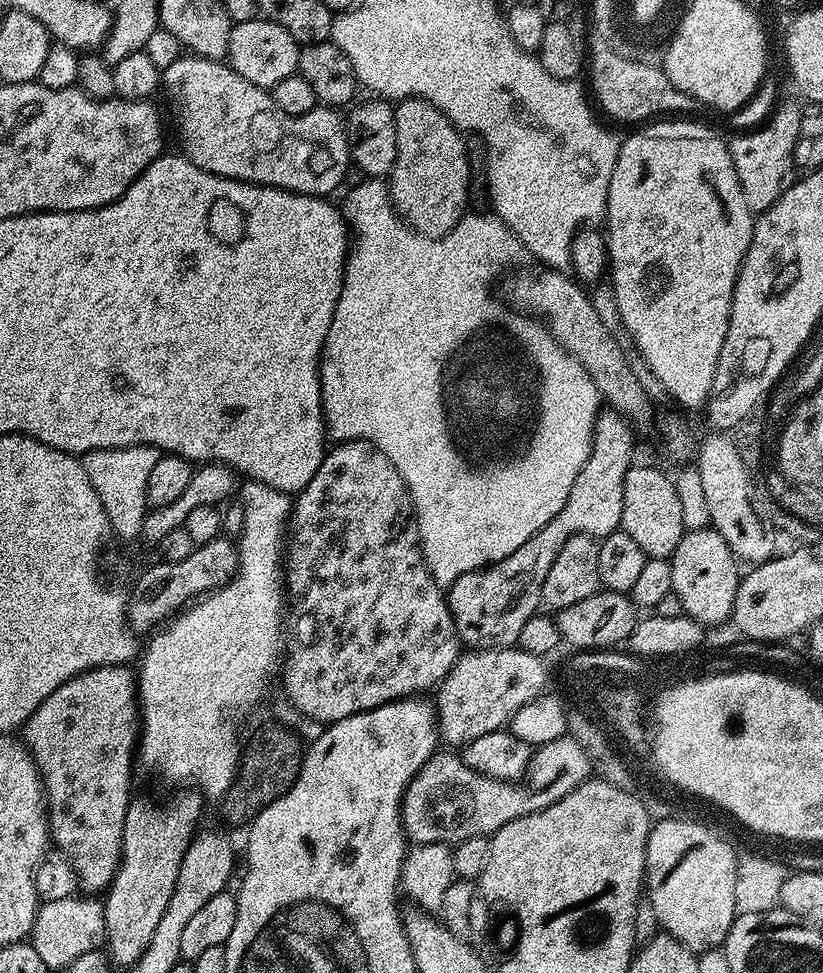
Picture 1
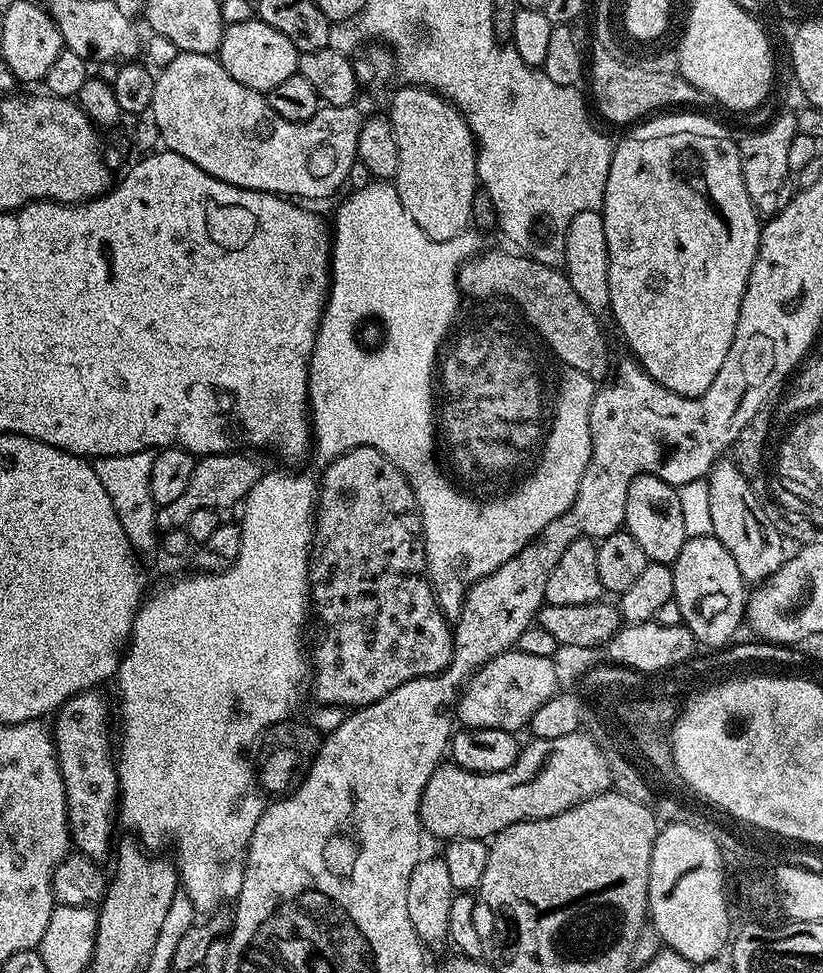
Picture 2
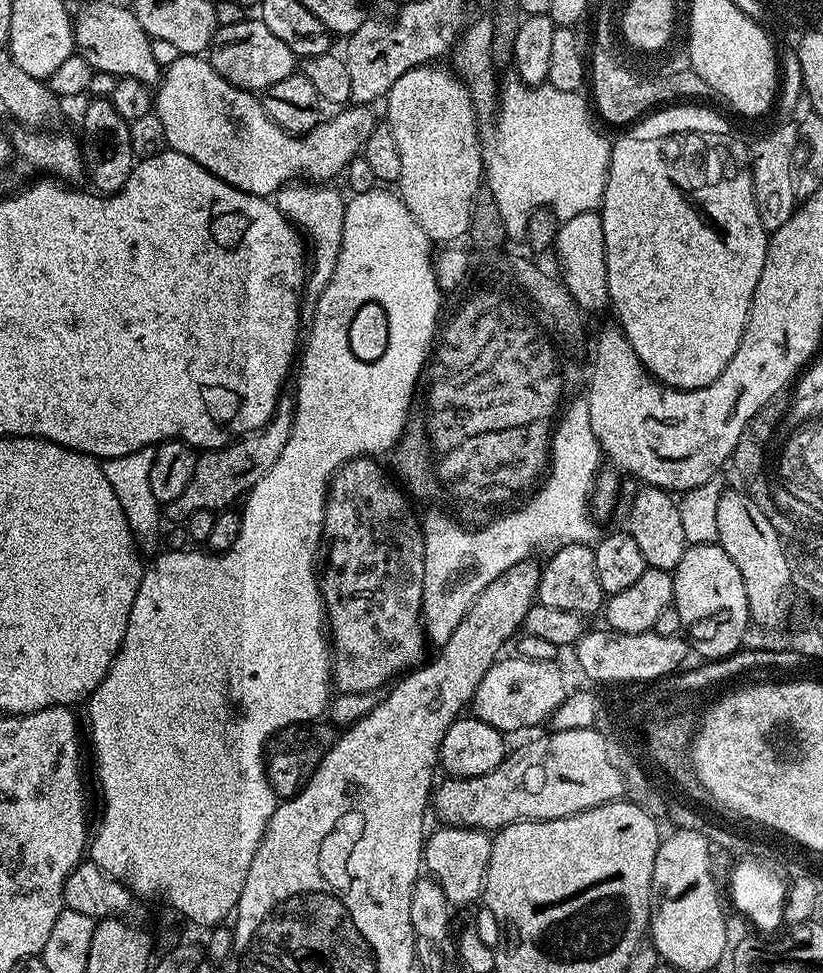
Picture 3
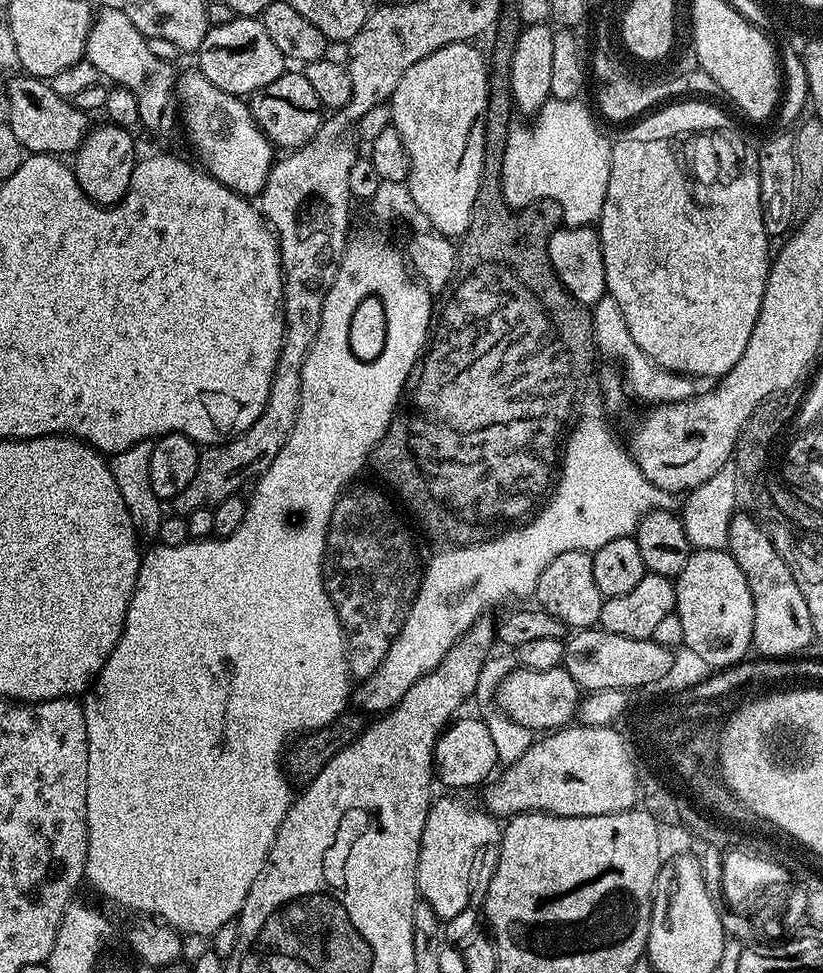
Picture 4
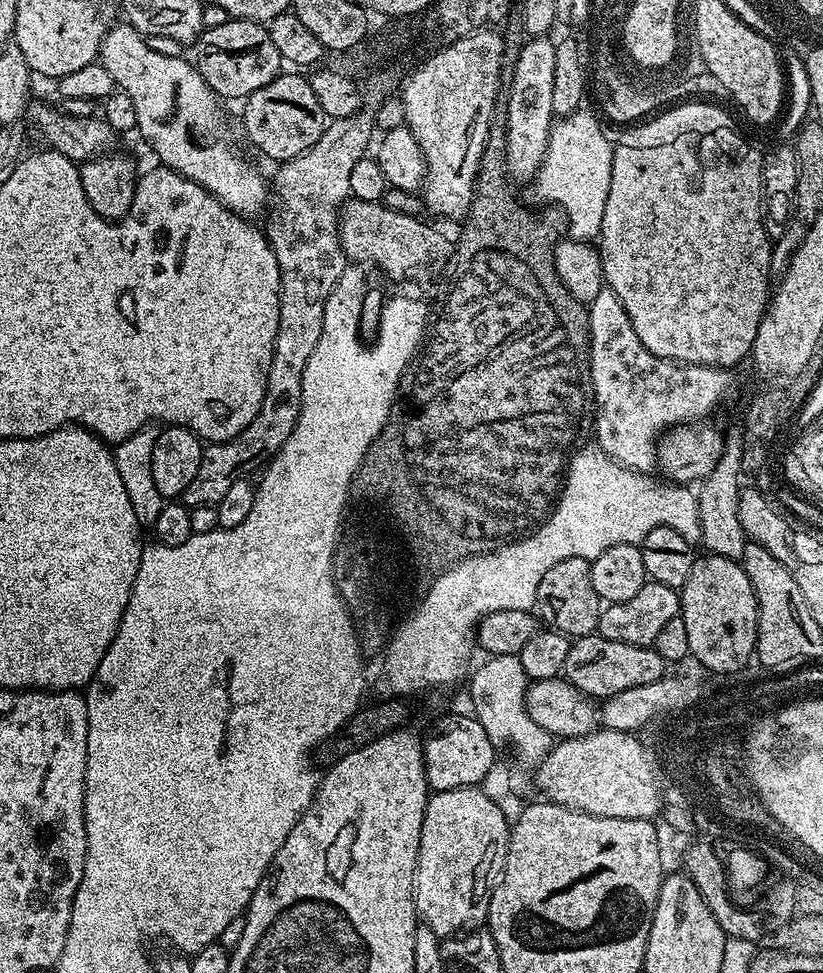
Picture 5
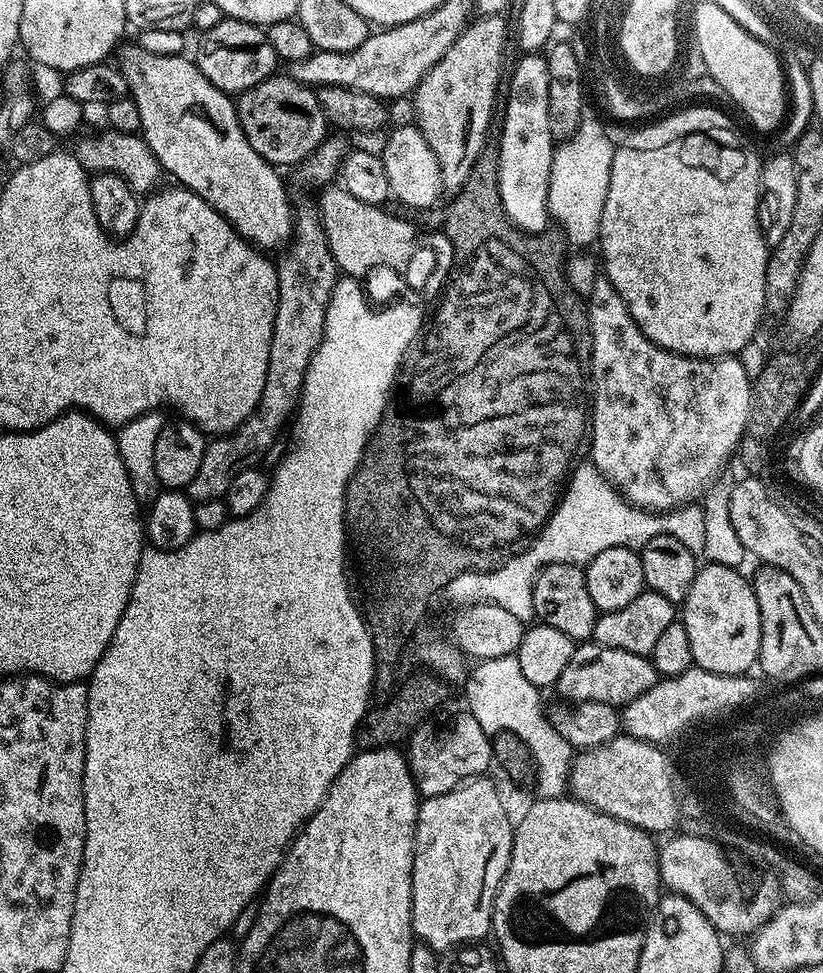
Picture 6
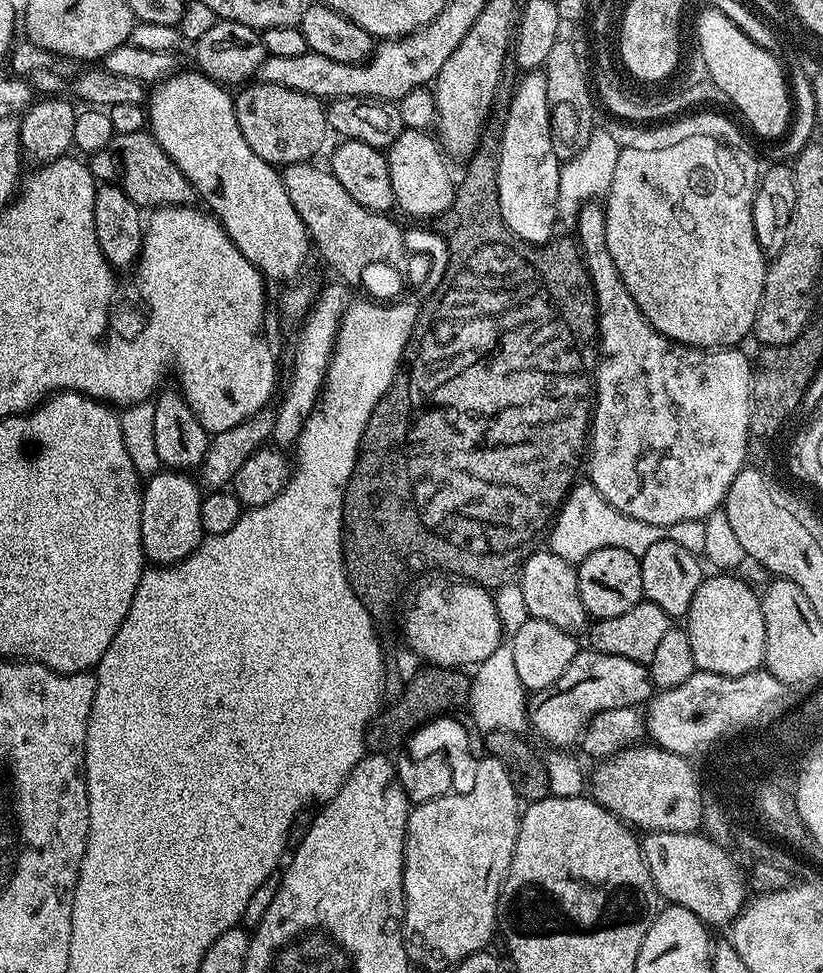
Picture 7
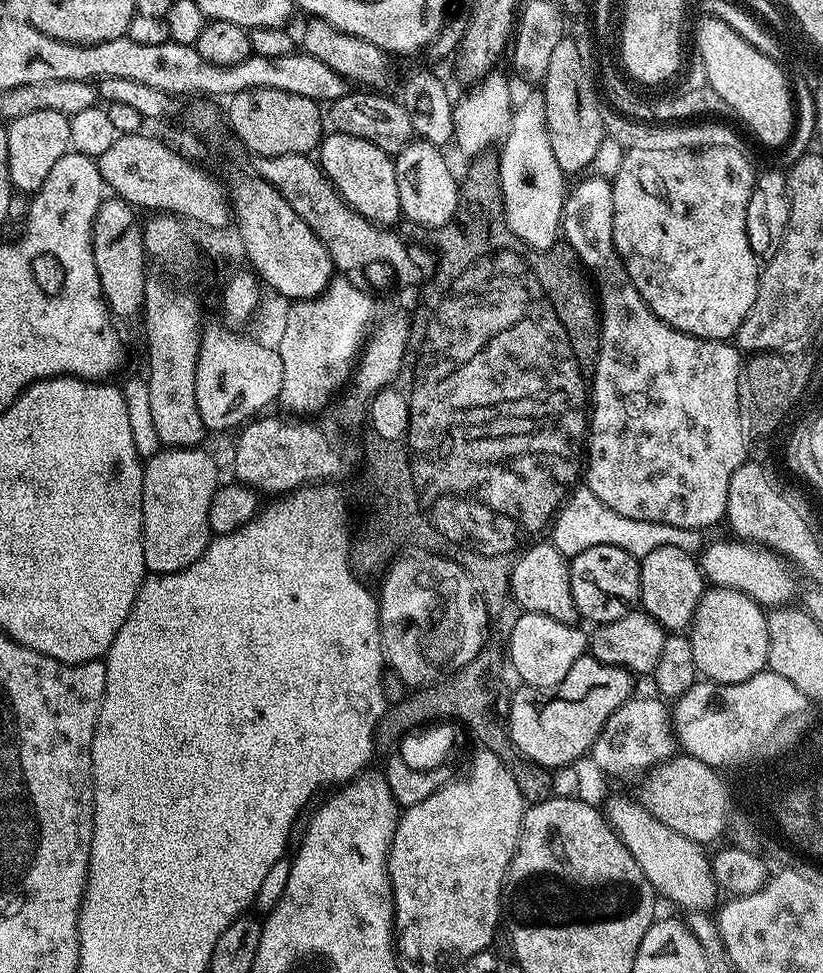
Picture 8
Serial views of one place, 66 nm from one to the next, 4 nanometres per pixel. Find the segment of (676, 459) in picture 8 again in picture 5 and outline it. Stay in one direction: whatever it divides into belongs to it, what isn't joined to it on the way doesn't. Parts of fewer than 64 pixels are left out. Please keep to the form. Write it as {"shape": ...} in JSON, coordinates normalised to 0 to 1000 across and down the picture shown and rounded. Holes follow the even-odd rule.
{"shape":[[[734,294],[730,300],[722,308],[713,313],[714,318],[714,338],[717,339],[717,368],[714,369],[714,391],[717,392],[717,407],[724,410],[724,452],[723,455],[729,459],[742,473],[748,473],[759,481],[768,482],[774,487],[787,487],[798,480],[797,476],[797,454],[812,443],[813,440],[823,436],[840,436],[842,434],[854,433],[865,423],[865,418],[883,405],[889,399],[891,383],[882,378],[864,378],[863,376],[853,376],[852,374],[825,374],[821,370],[810,370],[800,364],[790,364],[790,360],[785,360],[785,356],[780,356],[775,343],[770,343],[770,335],[765,331],[765,323],[761,323],[761,319],[756,314],[756,310],[751,306],[751,302],[746,302],[746,298]]]}

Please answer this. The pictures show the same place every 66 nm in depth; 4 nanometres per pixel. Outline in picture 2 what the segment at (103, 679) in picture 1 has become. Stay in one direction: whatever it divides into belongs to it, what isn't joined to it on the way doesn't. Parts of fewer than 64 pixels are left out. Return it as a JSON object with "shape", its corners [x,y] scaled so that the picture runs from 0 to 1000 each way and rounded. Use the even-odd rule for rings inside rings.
{"shape":[[[108,709],[86,715],[67,733],[66,760],[68,775],[73,778],[73,794],[78,801],[78,811],[83,821],[83,854],[87,856],[87,866],[96,879],[122,886],[125,880],[137,875],[136,843],[143,839],[143,819],[146,805],[141,799],[141,782],[139,780],[139,752],[131,749],[131,724],[120,715],[120,710]]]}

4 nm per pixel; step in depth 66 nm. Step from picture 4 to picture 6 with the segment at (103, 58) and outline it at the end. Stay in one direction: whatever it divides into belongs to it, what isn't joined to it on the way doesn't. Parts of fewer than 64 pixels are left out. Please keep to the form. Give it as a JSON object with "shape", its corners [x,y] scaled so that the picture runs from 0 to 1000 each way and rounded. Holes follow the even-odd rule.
{"shape":[[[168,47],[160,49],[147,48],[143,53],[143,69],[146,74],[153,80],[156,85],[156,98],[159,99],[162,105],[168,109],[168,117],[173,121],[170,126],[169,139],[174,140],[175,144],[182,150],[182,154],[187,158],[187,162],[192,162],[196,174],[200,178],[204,177],[210,181],[215,190],[228,193],[236,199],[241,199],[255,212],[260,212],[260,216],[265,216],[265,220],[270,220],[277,226],[283,236],[301,248],[303,251],[317,256],[327,257],[326,255],[339,256],[341,253],[349,252],[355,245],[355,232],[357,229],[357,213],[350,208],[350,197],[345,194],[345,189],[340,186],[340,181],[332,170],[326,169],[316,161],[309,154],[309,150],[304,150],[304,146],[299,142],[299,138],[292,128],[292,122],[287,116],[287,109],[283,100],[278,96],[265,92],[250,80],[250,76],[245,76],[245,72],[241,72],[237,61],[230,60],[227,57],[220,55],[217,58],[198,58],[197,55],[182,55],[177,51],[173,51]]]}

